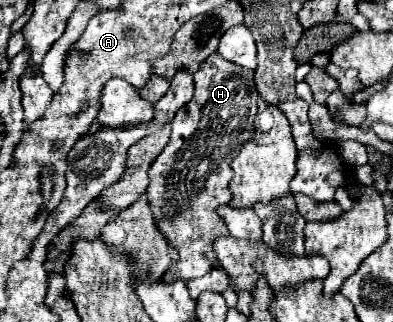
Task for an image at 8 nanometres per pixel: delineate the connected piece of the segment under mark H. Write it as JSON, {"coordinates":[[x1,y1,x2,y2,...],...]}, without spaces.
{"coordinates":[[217,52,209,56,201,68,193,76,195,80,195,94,189,104,185,104,175,120,171,122,171,140,163,148,163,152,157,156,149,170,149,208,153,208,153,216,157,220,157,228,165,232,165,238,177,248,179,252,179,270,167,272,163,276,163,282,173,280,193,280,205,276,213,266,215,254,213,254,213,240,217,236,229,234,223,218,217,214,217,206,229,202,229,180,233,176,231,160,241,150,241,144,253,136,253,118,257,114,257,100,259,92,253,80,253,70,245,70,237,64,229,64,227,60,221,60]]}

